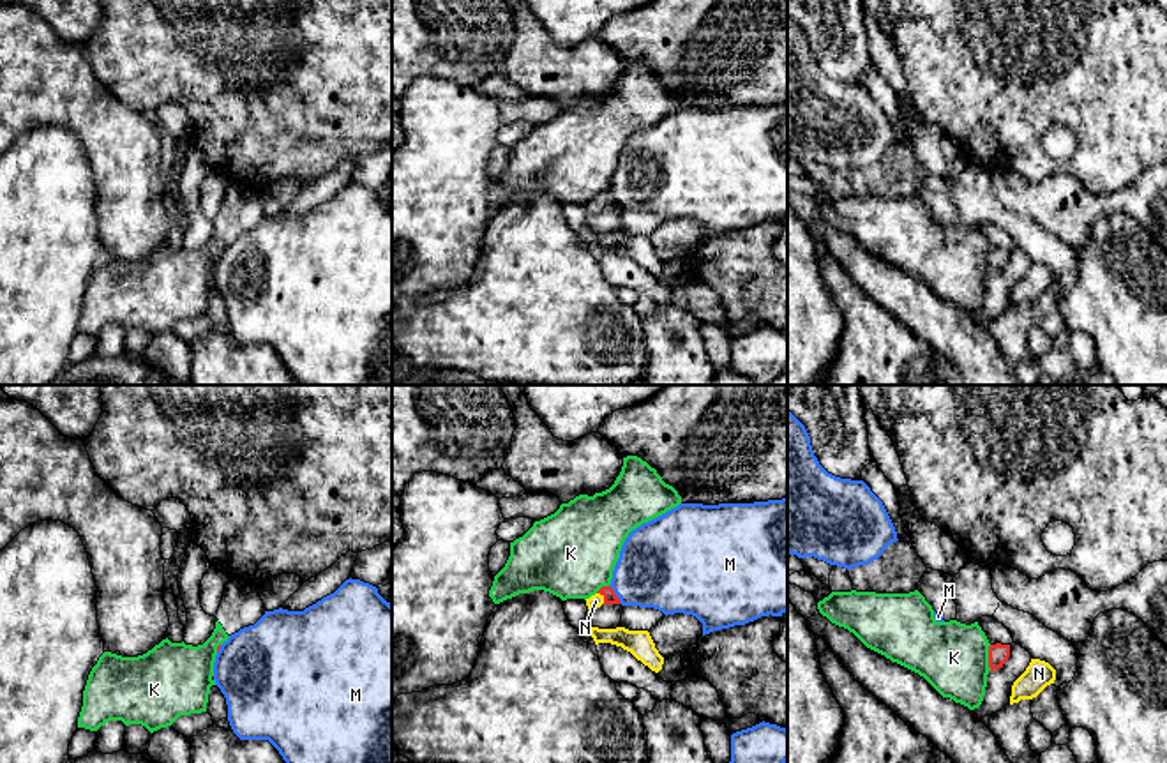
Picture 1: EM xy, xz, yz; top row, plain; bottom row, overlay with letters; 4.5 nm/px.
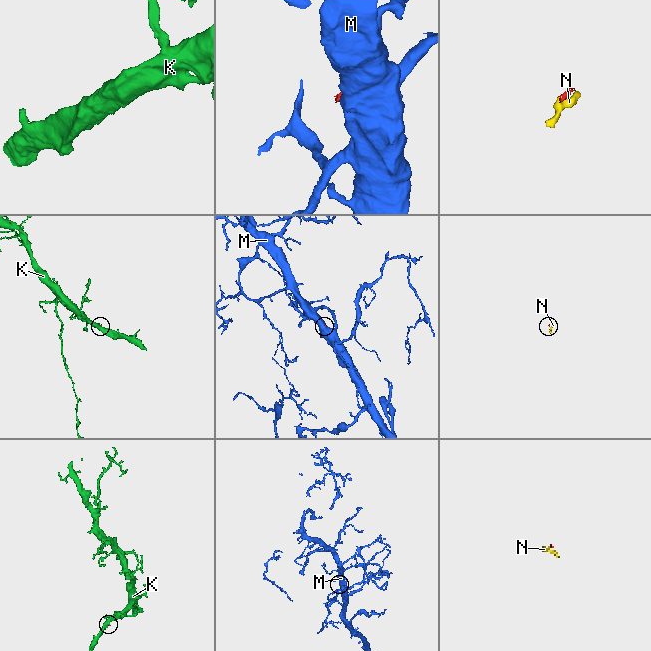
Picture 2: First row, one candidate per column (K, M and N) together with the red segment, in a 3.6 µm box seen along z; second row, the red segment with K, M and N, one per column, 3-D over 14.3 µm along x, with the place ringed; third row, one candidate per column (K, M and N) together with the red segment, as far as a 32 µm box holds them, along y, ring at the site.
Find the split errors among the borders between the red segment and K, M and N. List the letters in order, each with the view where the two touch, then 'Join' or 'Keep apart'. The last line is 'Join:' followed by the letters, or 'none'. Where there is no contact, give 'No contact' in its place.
K: Touches red in yz. Keep apart
M: Touches red in xz. Keep apart
N: Touches red in xz. Join
Join: N

